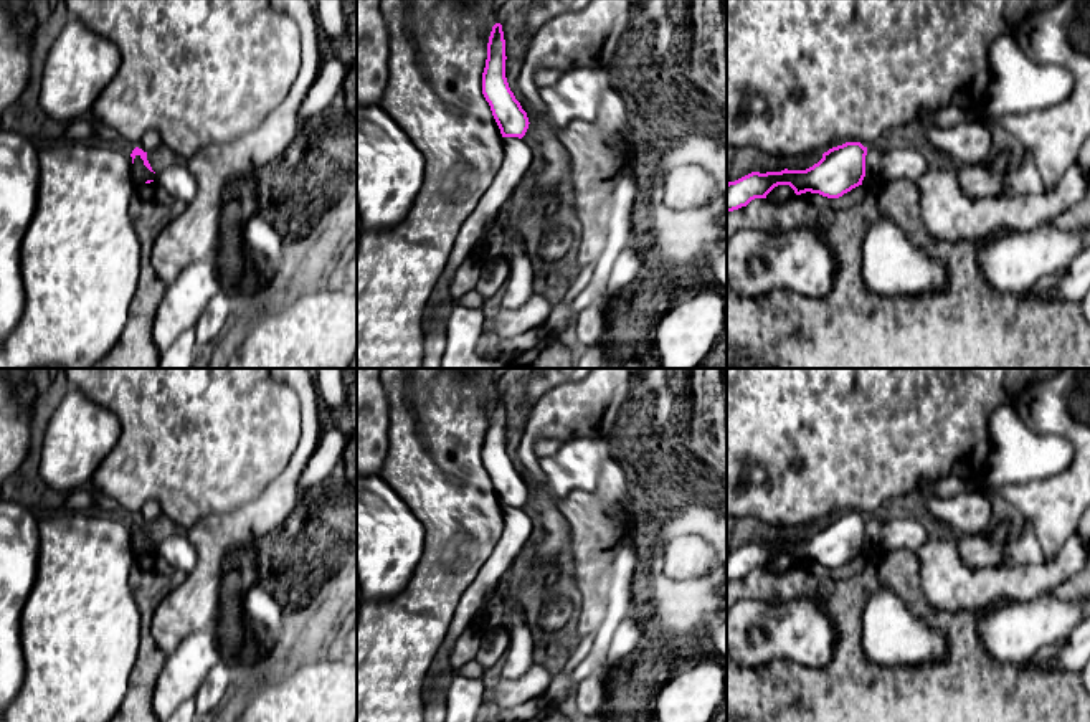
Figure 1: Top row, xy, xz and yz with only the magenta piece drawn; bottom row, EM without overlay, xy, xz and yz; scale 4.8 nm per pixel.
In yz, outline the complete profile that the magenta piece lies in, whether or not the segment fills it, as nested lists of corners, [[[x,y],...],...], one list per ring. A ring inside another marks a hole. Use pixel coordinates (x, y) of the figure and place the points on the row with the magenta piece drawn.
[[[846,142],[822,154],[822,159],[806,170],[751,172],[727,183],[727,211],[746,207],[778,185],[789,185],[796,195],[811,192],[827,198],[839,198],[862,185],[865,177],[867,147],[860,142]]]

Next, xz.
[[[495,23],[487,43],[487,59],[482,73],[482,94],[490,106],[502,137],[522,139],[530,122],[527,112],[509,88],[505,78],[505,59],[502,25]]]

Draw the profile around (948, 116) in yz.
[[[953,104],[940,109],[923,109],[918,112],[917,119],[923,126],[951,127],[958,122],[969,121],[973,114],[974,112],[964,111]]]

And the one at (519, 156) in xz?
[[[504,137],[504,150],[505,155],[499,172],[481,197],[474,211],[462,223],[449,261],[431,292],[429,304],[438,311],[424,327],[421,368],[441,368],[443,354],[446,350],[446,304],[451,301],[451,281],[454,273],[474,251],[487,228],[495,223],[495,215],[530,170],[533,152],[524,139]]]

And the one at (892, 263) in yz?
[[[864,177],[862,185],[875,195],[867,215],[860,248],[860,273],[865,289],[892,299],[920,297],[948,289],[948,269],[884,213],[882,193],[889,180]]]

